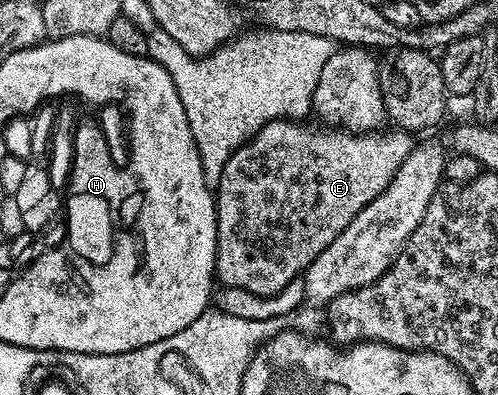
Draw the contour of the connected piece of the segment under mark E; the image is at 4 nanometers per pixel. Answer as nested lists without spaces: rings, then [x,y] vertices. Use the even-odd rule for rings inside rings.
[[[275,119],[266,124],[253,139],[242,144],[235,153],[226,161],[226,165],[220,174],[220,180],[214,185],[214,198],[216,201],[216,274],[215,278],[225,283],[225,288],[235,289],[245,295],[270,296],[279,295],[287,285],[295,279],[301,278],[309,265],[316,257],[348,225],[351,219],[370,202],[378,198],[391,179],[398,173],[399,166],[406,161],[407,155],[414,146],[413,136],[403,129],[377,129],[375,131],[365,131],[363,133],[353,133],[346,131],[342,127],[331,125],[316,125],[316,128],[307,127],[307,122],[293,121],[291,119]]]

